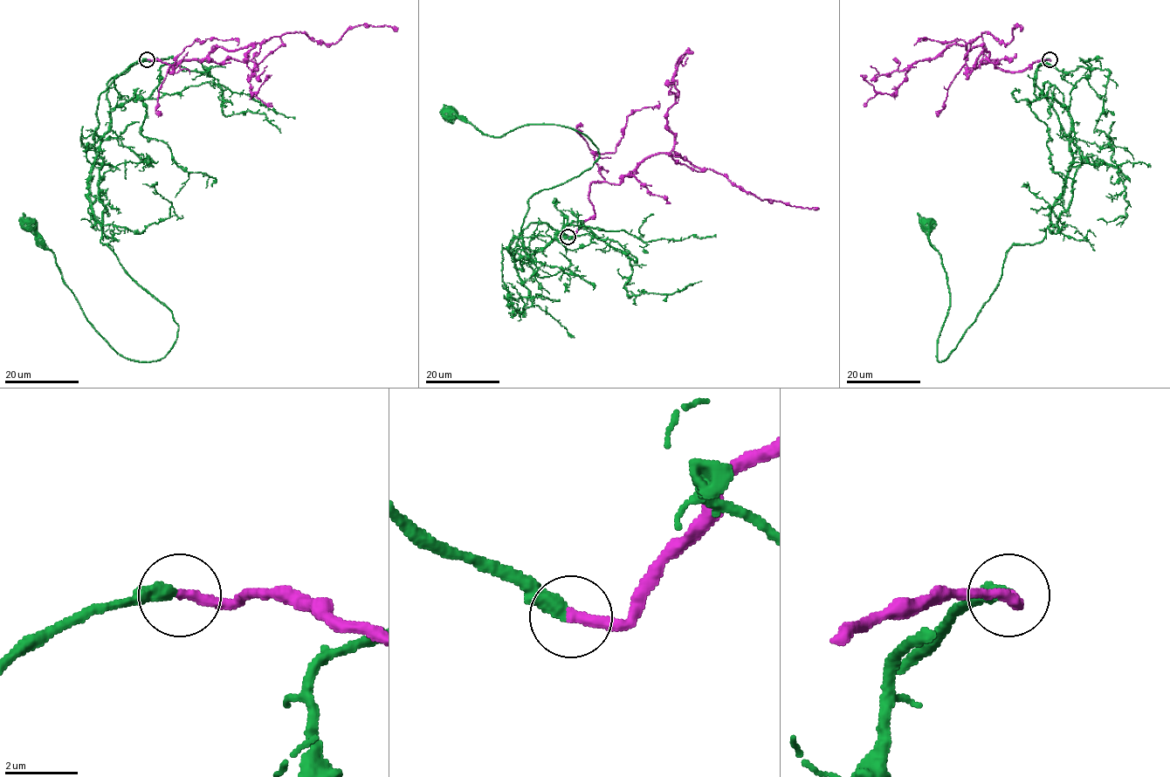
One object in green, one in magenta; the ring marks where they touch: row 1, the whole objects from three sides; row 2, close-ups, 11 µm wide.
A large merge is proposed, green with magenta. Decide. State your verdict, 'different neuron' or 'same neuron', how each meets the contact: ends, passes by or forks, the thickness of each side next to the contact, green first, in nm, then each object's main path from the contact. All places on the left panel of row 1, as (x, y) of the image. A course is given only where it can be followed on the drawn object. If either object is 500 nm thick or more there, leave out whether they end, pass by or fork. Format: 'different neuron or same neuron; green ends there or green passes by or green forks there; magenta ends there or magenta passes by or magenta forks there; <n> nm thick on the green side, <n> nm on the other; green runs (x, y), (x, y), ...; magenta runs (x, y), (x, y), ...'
same neuron; green ends there; magenta ends there; 420 nm thick on the green side, 320 nm on the other; green runs (146, 59), (99, 95), (90, 204), (100, 241), (171, 312), (171, 349), (154, 361), (121, 356), (28, 221); magenta runs (147, 59), (171, 72), (216, 46), (246, 48), (297, 32), (335, 44), (361, 24), (398, 30)

